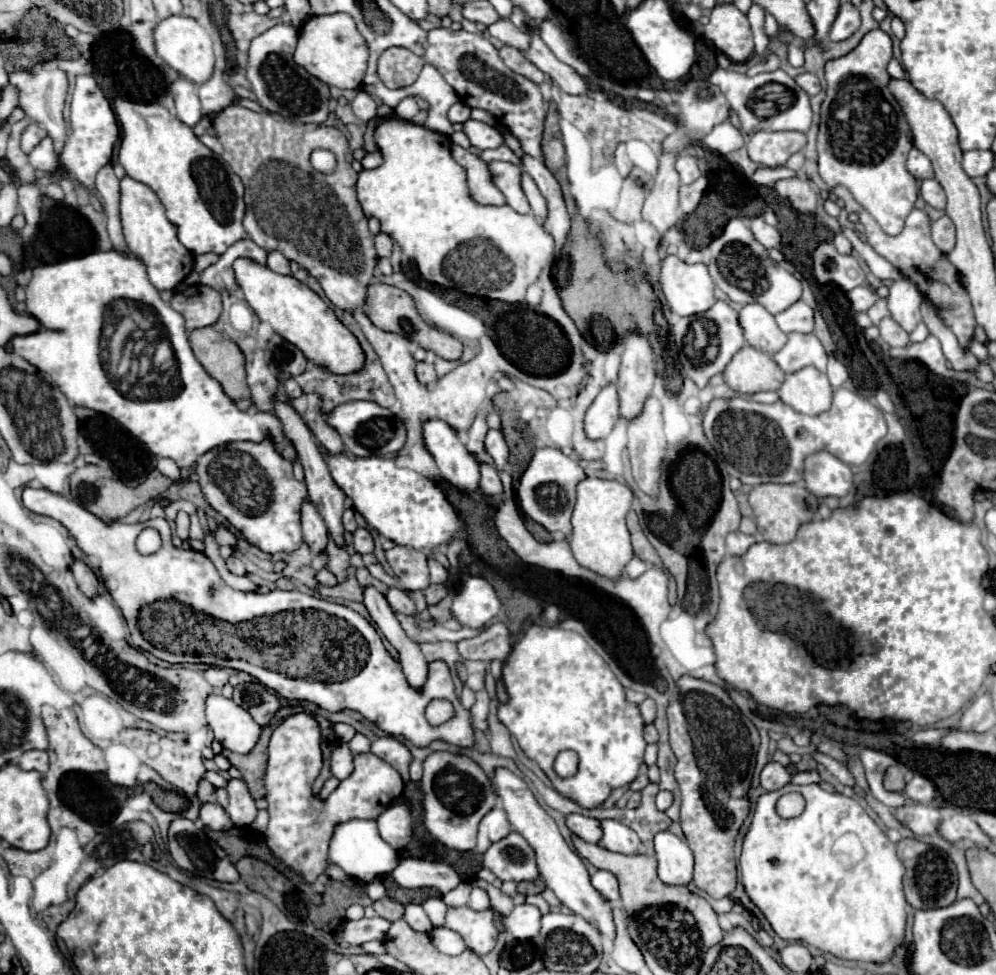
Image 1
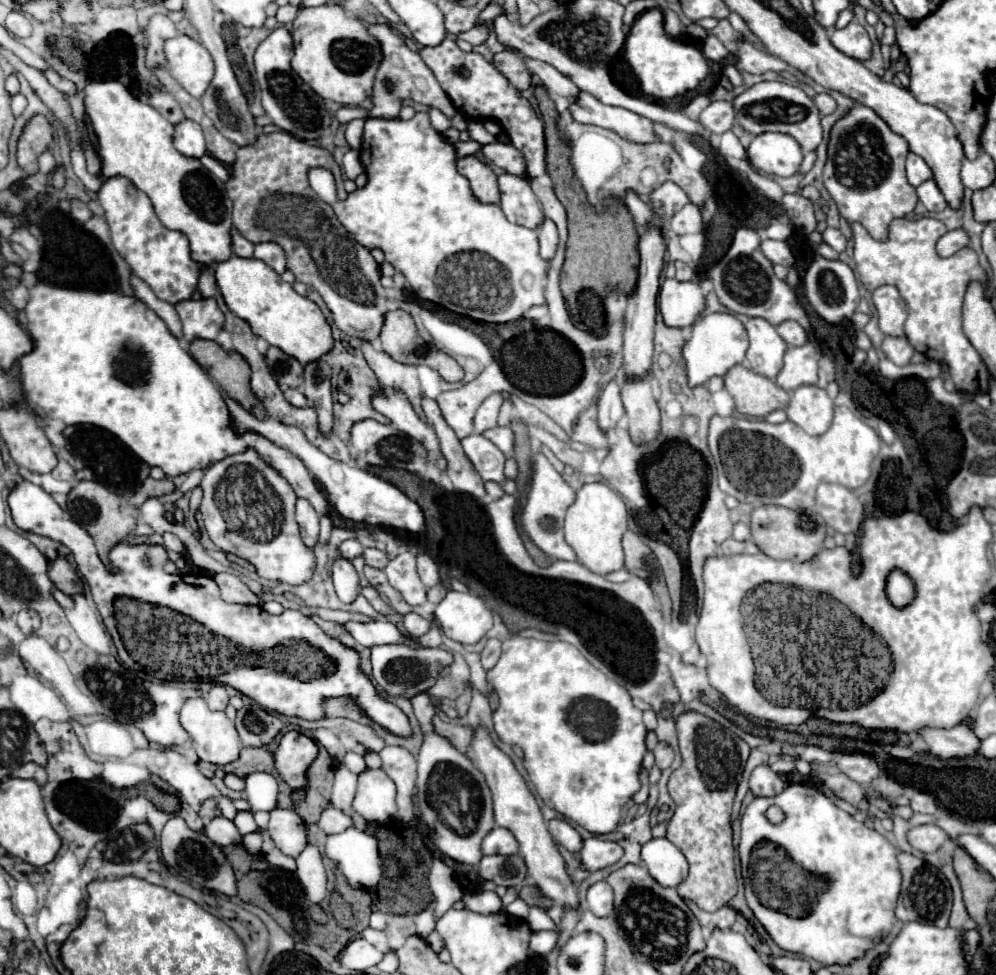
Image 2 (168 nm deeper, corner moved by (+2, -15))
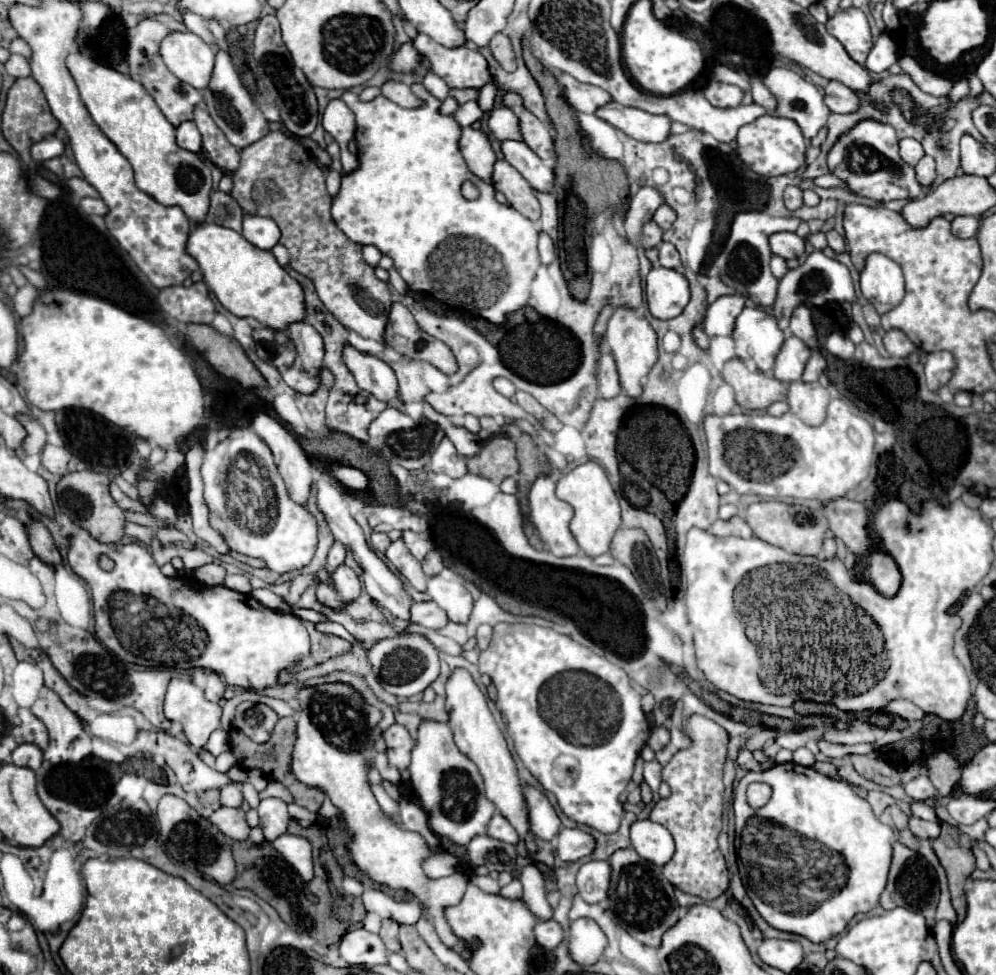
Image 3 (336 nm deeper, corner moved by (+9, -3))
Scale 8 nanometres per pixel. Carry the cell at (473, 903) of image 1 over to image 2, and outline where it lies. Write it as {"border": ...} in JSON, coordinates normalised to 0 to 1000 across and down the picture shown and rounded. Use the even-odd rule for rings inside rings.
{"border":[[[478,915],[472,919],[466,919],[466,927],[470,933],[480,937],[496,937],[504,933],[504,923],[498,915]]]}

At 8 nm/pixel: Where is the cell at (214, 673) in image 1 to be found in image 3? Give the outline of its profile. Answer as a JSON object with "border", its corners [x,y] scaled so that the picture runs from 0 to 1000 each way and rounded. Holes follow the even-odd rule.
{"border":[[[210,691],[210,697],[212,699],[208,699],[208,704],[206,704],[206,716],[220,720],[224,716],[224,710],[226,710],[226,699],[218,691]]]}

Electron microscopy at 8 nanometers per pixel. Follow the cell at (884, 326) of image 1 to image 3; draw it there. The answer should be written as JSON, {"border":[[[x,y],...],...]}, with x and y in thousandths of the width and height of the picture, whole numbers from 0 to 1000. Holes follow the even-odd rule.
{"border":[[[891,338],[887,343],[887,353],[893,365],[899,365],[899,367],[909,367],[919,359],[919,353],[905,338]]]}

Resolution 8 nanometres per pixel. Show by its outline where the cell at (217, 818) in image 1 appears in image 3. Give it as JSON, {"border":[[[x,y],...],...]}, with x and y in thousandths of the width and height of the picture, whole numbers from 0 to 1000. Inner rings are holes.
{"border":[[[220,829],[210,837],[210,843],[216,845],[232,862],[246,862],[250,855],[246,833],[242,829]]]}

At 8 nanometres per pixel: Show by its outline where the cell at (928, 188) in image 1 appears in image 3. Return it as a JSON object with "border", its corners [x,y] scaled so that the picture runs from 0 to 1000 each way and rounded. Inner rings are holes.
{"border":[[[927,160],[923,164],[923,168],[919,170],[919,178],[921,178],[921,187],[927,193],[937,191],[937,187],[939,187],[939,164],[935,160]]]}

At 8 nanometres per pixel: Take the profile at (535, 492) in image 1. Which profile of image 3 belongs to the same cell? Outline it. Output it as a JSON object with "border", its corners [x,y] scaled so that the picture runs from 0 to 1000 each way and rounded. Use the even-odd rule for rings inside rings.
{"border":[[[541,488],[531,503],[531,533],[541,546],[541,552],[545,554],[547,564],[555,566],[557,570],[575,570],[581,566],[579,556],[575,554],[575,548],[571,546],[571,539],[569,539],[573,529],[575,529],[575,521],[571,521],[571,517],[567,517],[557,509],[557,494],[551,488]]]}

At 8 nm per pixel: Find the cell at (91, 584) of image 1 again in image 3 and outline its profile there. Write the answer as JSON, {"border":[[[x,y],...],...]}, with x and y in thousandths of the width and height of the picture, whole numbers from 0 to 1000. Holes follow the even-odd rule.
{"border":[[[35,533],[35,535],[27,542],[27,546],[29,546],[31,562],[33,562],[35,570],[37,570],[41,576],[45,576],[45,578],[49,578],[49,581],[57,581],[57,578],[63,576],[63,574],[61,574],[61,568],[57,566],[55,558],[53,558],[53,552],[51,552],[49,544],[47,544],[41,535]]]}

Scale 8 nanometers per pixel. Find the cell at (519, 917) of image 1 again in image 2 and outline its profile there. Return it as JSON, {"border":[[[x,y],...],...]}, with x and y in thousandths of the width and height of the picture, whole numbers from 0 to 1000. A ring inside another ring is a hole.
{"border":[[[534,956],[532,974],[536,978],[548,981],[550,976],[554,976],[554,972],[558,970],[558,966],[560,966],[560,958],[558,956]]]}

